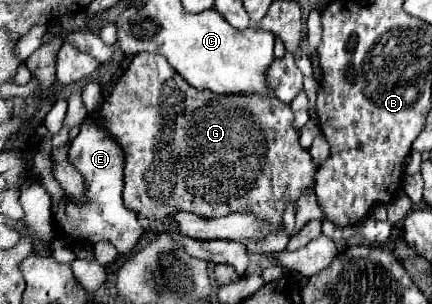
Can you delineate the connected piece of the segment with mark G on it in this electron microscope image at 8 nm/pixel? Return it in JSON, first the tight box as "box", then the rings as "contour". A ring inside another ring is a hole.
{"box":[93,53,317,235],"contour":[[[137,53],[131,61],[131,65],[127,67],[127,71],[123,73],[123,77],[117,81],[117,85],[113,87],[113,91],[105,97],[105,101],[101,103],[99,111],[93,115],[93,121],[103,127],[123,149],[123,157],[125,157],[125,189],[123,189],[123,203],[129,211],[135,211],[141,217],[147,219],[165,219],[171,213],[195,213],[201,217],[223,217],[227,213],[233,211],[249,211],[255,213],[259,217],[263,217],[267,221],[265,227],[265,235],[275,233],[281,229],[283,223],[283,211],[285,205],[297,203],[297,199],[301,197],[303,189],[307,185],[315,185],[315,171],[317,165],[313,163],[309,151],[303,151],[303,147],[299,145],[299,133],[293,129],[293,111],[287,103],[283,101],[275,101],[275,97],[251,97],[251,95],[215,95],[211,91],[197,91],[195,87],[187,85],[187,81],[183,81],[183,77],[179,77],[179,73],[175,73],[175,69],[167,63],[167,59],[163,59],[163,55],[155,55],[155,53]]]}

